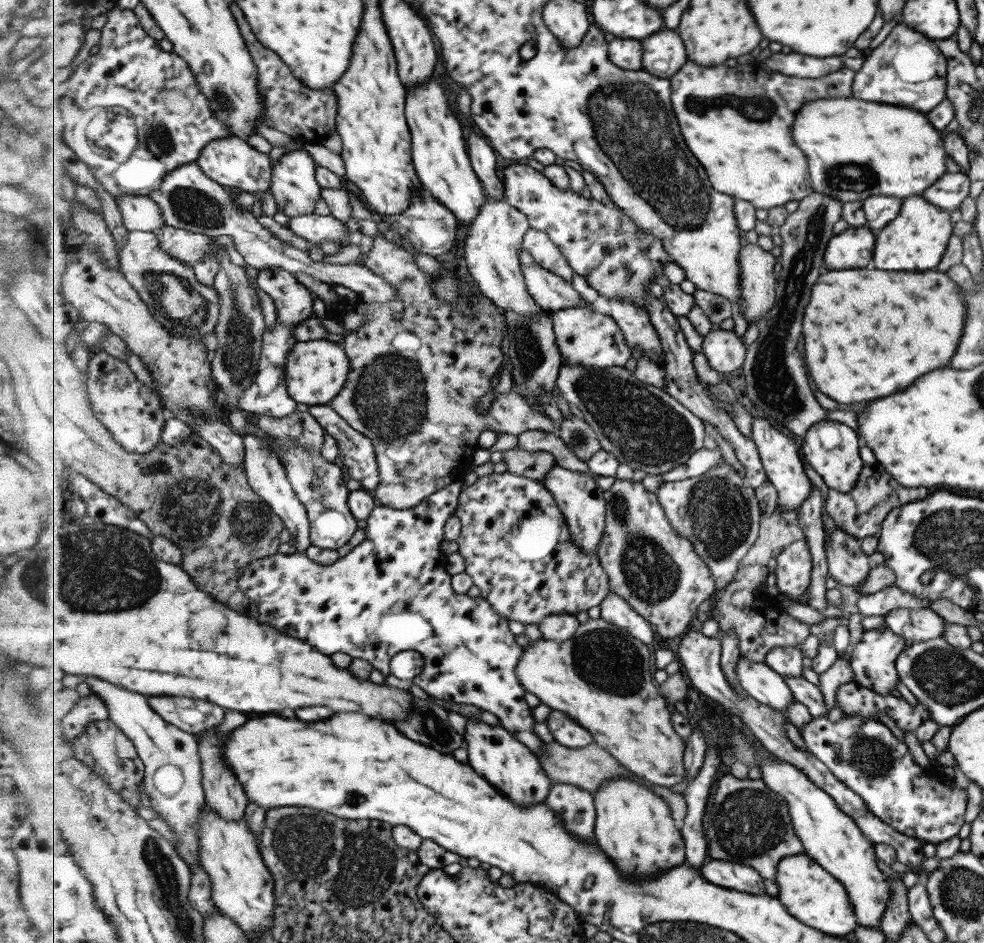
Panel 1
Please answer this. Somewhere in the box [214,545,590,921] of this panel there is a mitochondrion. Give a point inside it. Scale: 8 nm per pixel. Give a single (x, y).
(358, 841)

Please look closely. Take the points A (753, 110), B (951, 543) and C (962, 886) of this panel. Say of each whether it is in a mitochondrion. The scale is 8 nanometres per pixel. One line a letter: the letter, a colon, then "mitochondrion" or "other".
A: mitochondrion
B: mitochondrion
C: mitochondrion

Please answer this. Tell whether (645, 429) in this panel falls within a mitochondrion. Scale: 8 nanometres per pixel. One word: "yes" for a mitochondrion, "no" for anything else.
yes

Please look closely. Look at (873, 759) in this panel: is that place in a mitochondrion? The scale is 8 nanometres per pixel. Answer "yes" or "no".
yes

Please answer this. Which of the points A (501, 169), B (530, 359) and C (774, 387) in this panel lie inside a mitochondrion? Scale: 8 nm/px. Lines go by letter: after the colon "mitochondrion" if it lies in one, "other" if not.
A: other
B: mitochondrion
C: mitochondrion

